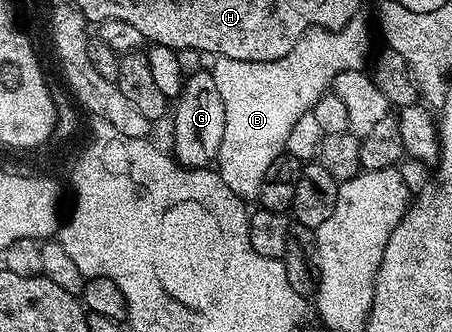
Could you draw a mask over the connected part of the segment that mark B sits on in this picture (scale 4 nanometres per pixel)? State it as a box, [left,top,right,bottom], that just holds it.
[212,17,370,201]

